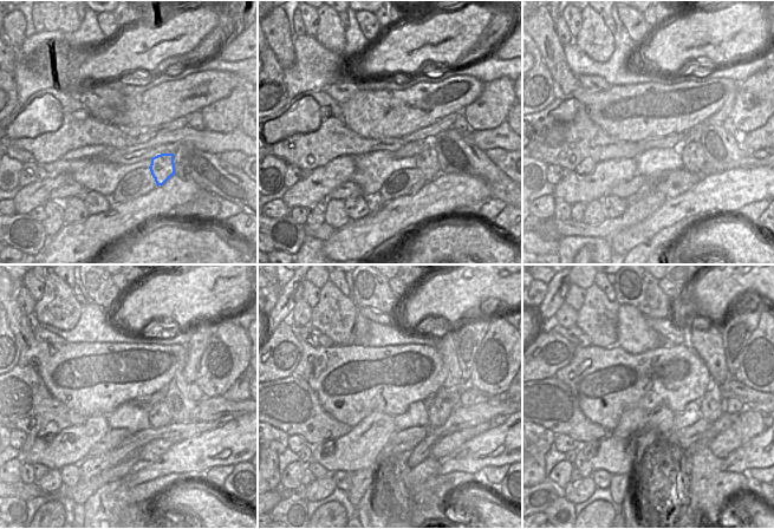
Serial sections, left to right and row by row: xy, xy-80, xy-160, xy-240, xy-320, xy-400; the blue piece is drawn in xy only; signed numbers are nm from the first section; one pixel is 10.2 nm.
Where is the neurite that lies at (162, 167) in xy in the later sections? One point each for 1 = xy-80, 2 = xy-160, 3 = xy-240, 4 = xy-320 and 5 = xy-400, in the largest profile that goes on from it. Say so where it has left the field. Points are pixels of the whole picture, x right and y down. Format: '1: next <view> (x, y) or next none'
1: next xy-80 (427, 162)
2: next xy-160 (693, 156)
3: next xy-240 (160, 416)
4: next xy-320 (440, 410)
5: next xy-400 (711, 405)

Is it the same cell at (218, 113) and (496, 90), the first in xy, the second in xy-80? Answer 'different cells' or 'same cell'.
same cell

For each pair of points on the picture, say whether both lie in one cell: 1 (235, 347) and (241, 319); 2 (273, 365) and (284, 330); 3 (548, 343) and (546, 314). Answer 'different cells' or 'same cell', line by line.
1: different cells
2: same cell
3: different cells

